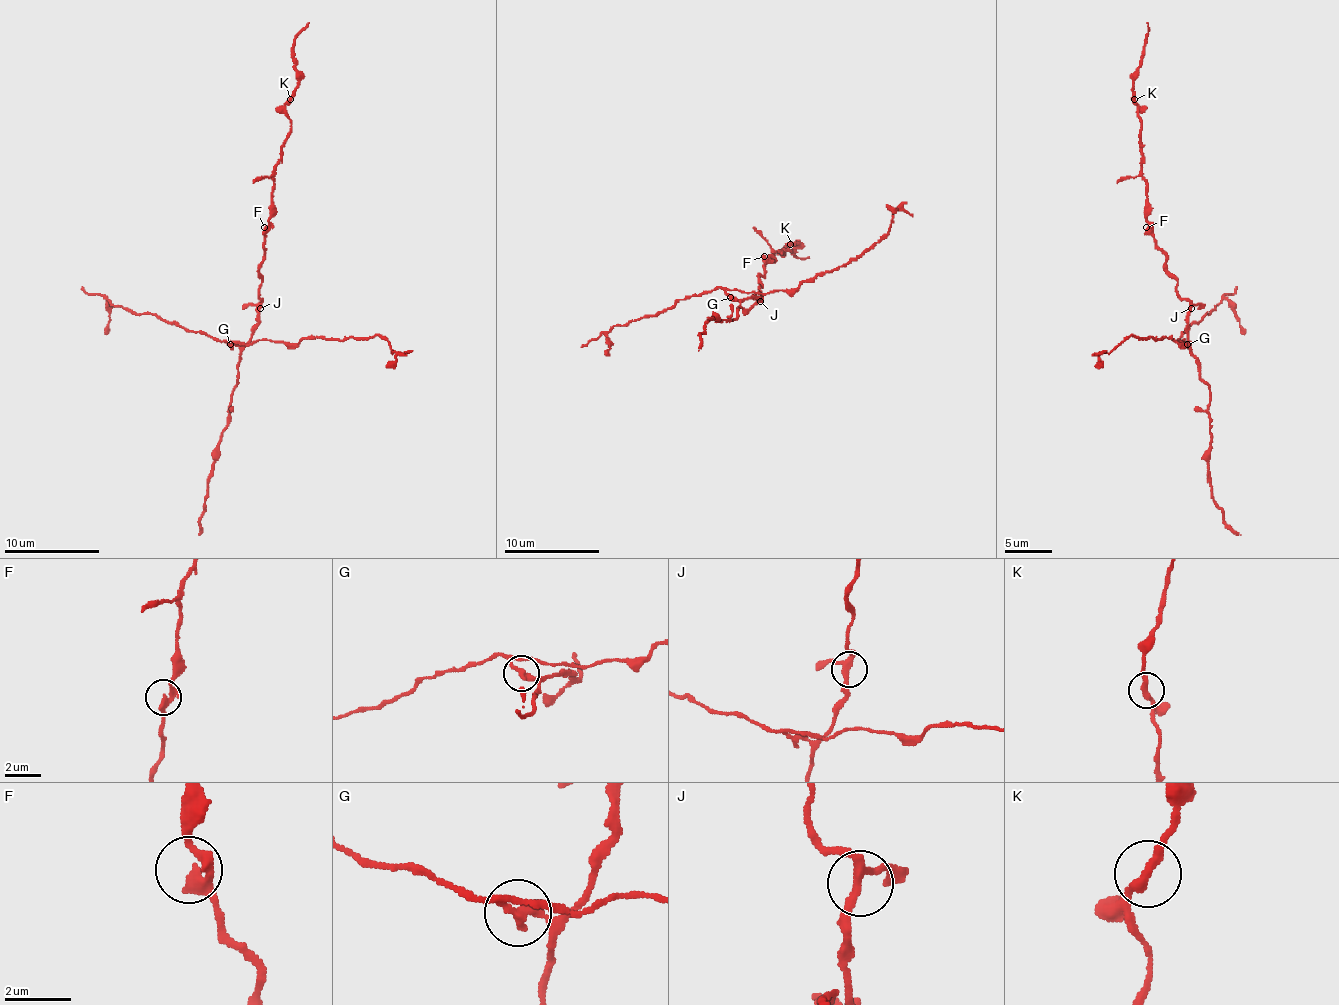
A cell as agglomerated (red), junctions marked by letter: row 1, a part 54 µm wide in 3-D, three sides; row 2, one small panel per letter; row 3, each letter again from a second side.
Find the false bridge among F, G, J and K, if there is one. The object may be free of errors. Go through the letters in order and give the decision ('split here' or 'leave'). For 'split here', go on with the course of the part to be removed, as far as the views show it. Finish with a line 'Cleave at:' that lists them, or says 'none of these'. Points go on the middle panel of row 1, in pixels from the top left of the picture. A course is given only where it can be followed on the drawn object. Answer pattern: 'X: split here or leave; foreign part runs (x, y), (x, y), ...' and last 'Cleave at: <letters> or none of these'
F: leave
G: split here; foreign part runs (731, 296), (729, 289), (769, 294), (798, 289), (819, 275), (857, 261), (888, 232), (895, 208), (885, 206)
J: leave
K: leave
Cleave at: G

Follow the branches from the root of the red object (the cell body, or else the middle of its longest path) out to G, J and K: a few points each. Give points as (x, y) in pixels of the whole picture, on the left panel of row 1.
G: (262, 282), (260, 325), (245, 344), (231, 344)
J: (262, 282), (260, 308)
K: (262, 282), (260, 265), (271, 218), (274, 166), (290, 130), (286, 111), (290, 99)

